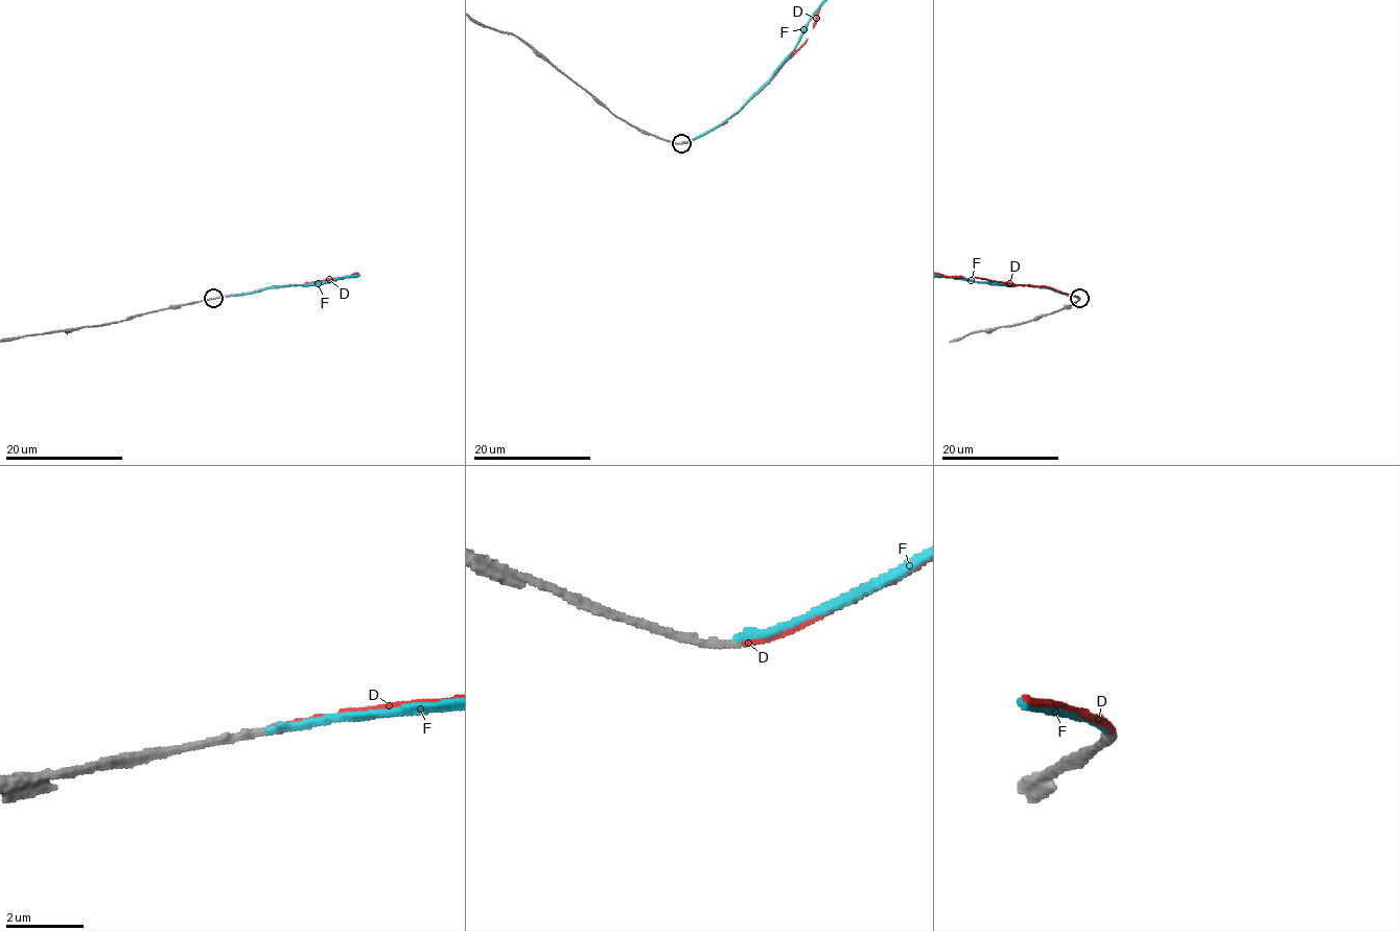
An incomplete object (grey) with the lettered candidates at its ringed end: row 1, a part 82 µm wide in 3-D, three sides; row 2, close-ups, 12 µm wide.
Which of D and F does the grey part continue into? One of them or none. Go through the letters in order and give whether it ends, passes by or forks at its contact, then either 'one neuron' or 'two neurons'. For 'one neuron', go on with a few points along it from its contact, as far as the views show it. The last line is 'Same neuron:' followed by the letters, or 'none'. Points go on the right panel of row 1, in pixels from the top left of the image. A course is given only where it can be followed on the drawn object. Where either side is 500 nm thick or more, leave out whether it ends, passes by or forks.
D: it ends; one neuron
F: it ends; two neurons
Same neuron: D

